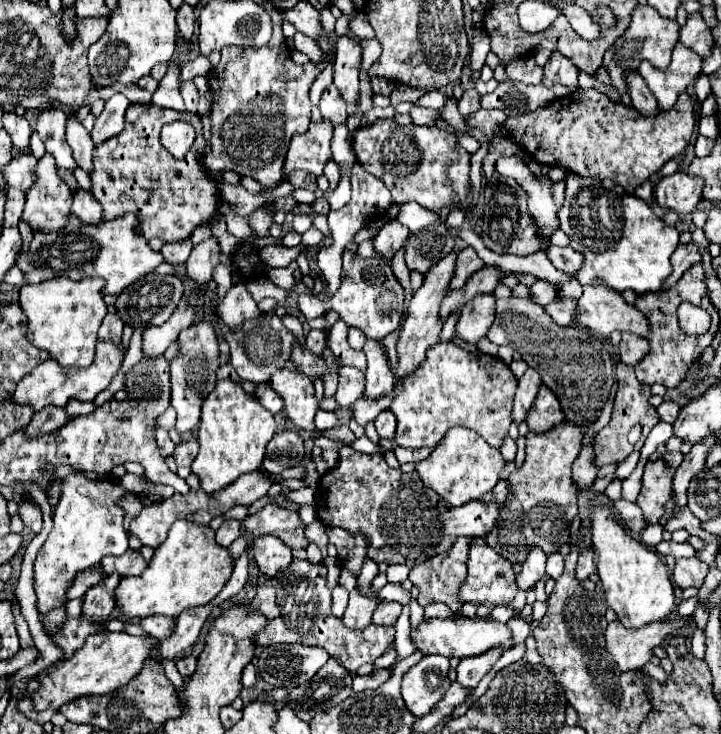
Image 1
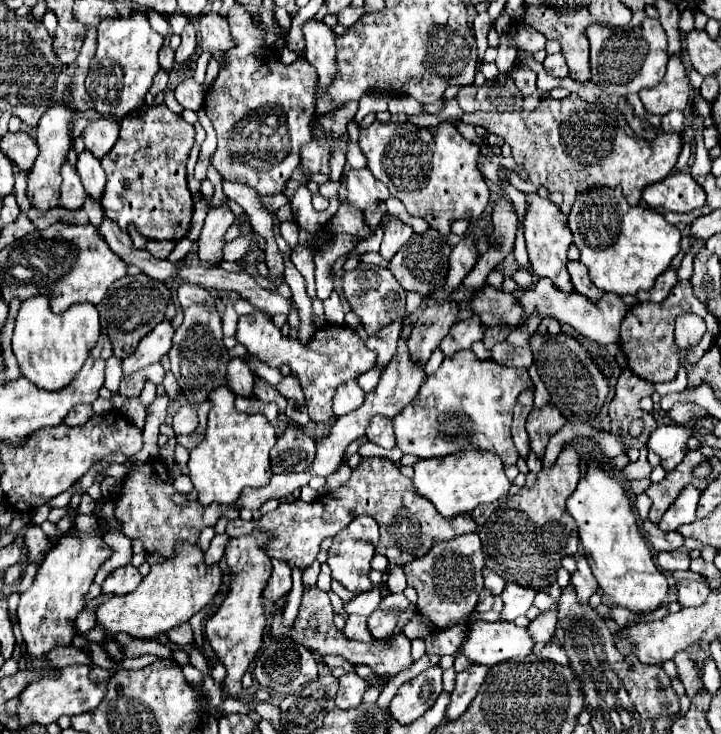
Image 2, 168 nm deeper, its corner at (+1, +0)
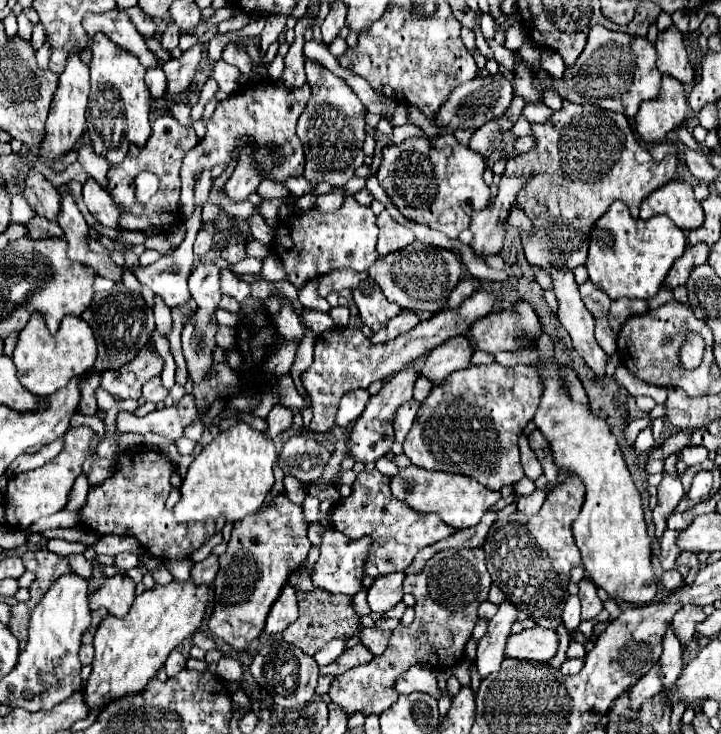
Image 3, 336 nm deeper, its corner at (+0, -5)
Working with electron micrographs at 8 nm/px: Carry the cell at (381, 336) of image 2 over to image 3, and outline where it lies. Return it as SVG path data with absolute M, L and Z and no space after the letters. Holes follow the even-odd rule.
M402 309L402 313L398 317L394 317L382 331L374 333L370 337L370 341L376 345L376 343L384 343L384 341L392 341L396 339L398 335L402 333L408 333L412 327L416 327L420 323L420 319L410 311L410 309Z

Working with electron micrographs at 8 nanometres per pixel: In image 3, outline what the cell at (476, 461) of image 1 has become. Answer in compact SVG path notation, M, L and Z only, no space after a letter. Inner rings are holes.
M410 465L406 469L400 469L396 477L390 481L390 491L394 493L396 499L406 501L410 507L418 511L436 511L440 519L454 527L454 529L464 529L472 527L480 521L480 517L496 503L502 499L500 491L490 491L488 487L482 487L476 479L470 479L466 475L454 475L454 473L444 473L444 471L426 471L416 465Z

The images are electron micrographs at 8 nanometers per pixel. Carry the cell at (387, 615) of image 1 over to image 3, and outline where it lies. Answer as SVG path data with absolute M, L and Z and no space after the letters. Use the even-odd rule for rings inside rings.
M362 627L360 629L360 641L374 653L374 655L382 655L386 645L388 645L388 639L390 639L392 631L384 631L380 627Z

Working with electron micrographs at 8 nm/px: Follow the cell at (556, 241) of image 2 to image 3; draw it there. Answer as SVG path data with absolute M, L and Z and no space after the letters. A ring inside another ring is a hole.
M552 265L550 277L552 277L552 291L554 291L556 299L558 299L558 313L556 313L558 315L558 321L564 325L564 329L572 337L572 345L582 355L582 359L586 361L586 365L590 369L594 369L596 375L604 375L606 353L602 351L602 347L594 339L594 317L590 315L590 311L586 311L586 307L584 307L584 303L582 303L582 299L578 295L578 285L574 281L574 273L572 271L566 271L566 267Z

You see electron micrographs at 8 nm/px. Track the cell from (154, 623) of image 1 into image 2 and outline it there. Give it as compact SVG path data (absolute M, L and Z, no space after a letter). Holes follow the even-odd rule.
M187 622L185 626L179 626L177 630L171 630L171 632L167 634L167 638L169 638L171 644L181 644L181 646L193 644L193 628L191 628L191 624Z

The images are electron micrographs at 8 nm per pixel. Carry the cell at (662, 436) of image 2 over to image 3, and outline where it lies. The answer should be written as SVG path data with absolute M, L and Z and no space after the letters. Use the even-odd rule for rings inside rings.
M664 471L664 479L658 485L658 507L654 507L654 523L656 523L656 537L660 539L664 529L666 529L666 517L672 513L672 509L678 505L682 499L684 489L680 483L680 477L668 475Z

